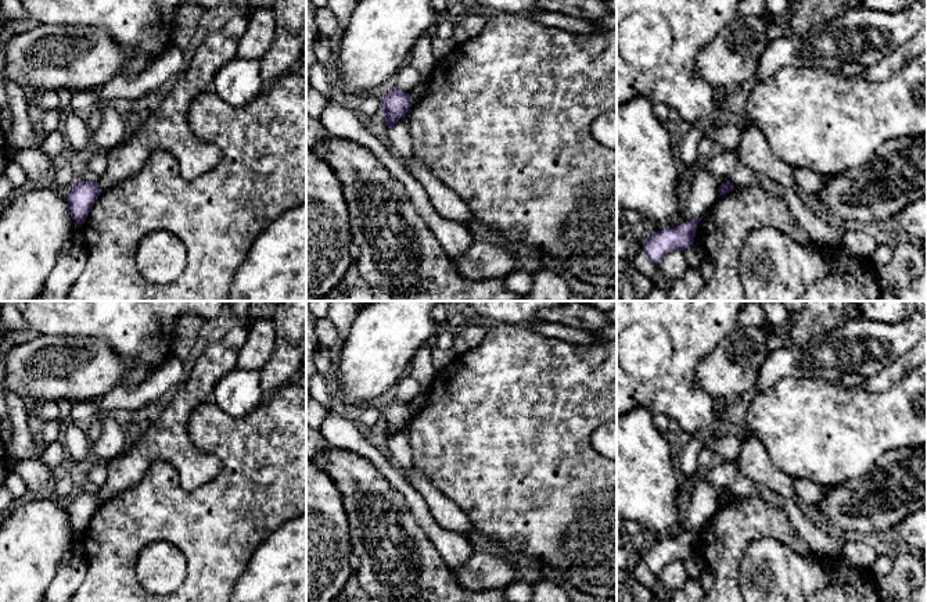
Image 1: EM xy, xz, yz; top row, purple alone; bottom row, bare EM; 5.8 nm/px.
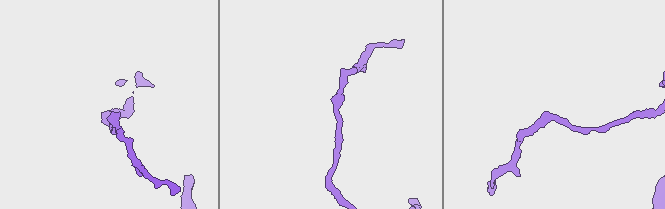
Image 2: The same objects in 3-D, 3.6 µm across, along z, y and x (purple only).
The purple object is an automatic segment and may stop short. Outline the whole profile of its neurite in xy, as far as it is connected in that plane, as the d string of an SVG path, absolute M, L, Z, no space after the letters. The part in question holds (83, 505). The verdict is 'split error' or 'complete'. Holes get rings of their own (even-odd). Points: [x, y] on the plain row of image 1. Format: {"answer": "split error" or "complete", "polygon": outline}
{"answer": "complete", "polygon": "M76 490L71 504L65 508L75 531L80 535L86 533L86 528L98 509L101 499L97 492L85 492Z"}

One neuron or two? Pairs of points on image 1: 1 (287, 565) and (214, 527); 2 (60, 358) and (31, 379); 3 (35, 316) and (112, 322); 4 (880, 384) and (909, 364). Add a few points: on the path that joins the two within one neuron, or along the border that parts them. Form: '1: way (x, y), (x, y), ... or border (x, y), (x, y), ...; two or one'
1: border (279, 526), (255, 551), (245, 570), (239, 577); two
2: way (53, 365), (38, 372); one
3: way (54, 316), (93, 316); one
4: way (887, 379), (902, 366); one

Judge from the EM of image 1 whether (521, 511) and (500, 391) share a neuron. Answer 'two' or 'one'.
one

